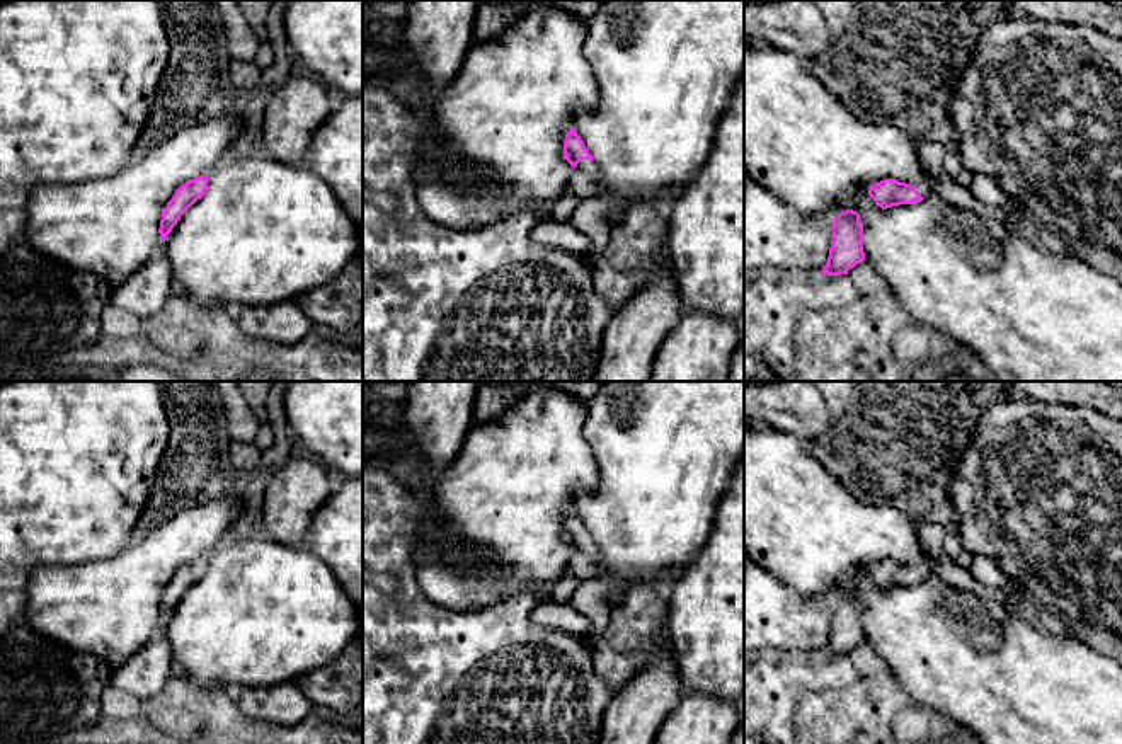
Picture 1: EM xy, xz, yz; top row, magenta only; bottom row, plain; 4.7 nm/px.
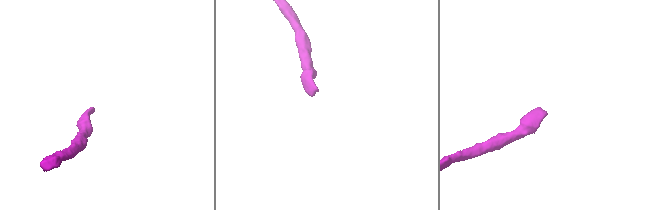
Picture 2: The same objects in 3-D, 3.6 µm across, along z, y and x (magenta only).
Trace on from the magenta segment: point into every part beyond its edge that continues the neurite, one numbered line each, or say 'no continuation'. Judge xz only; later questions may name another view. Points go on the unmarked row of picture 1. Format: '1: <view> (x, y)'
1: xz (584, 564)

